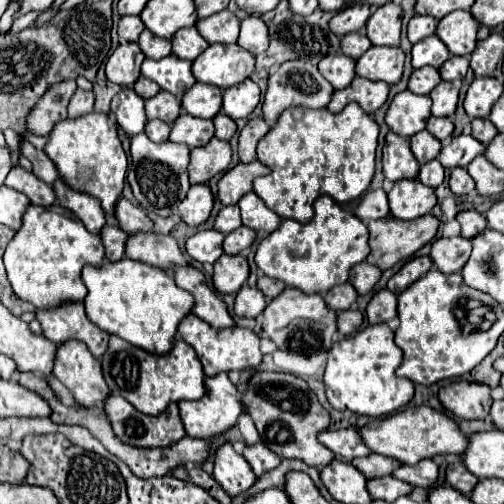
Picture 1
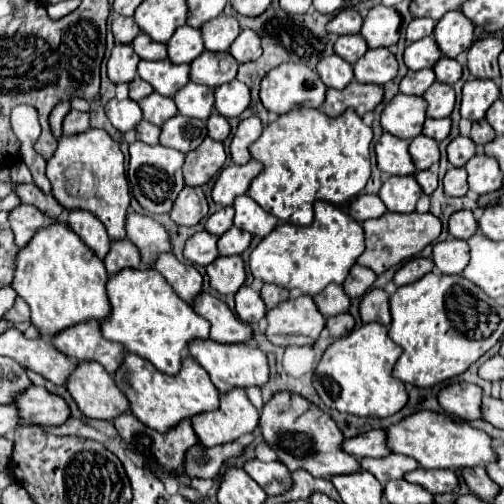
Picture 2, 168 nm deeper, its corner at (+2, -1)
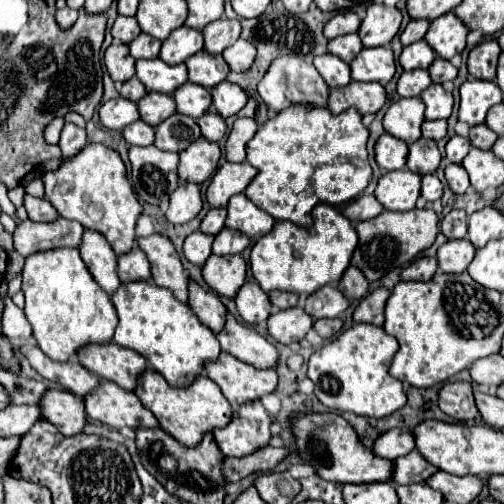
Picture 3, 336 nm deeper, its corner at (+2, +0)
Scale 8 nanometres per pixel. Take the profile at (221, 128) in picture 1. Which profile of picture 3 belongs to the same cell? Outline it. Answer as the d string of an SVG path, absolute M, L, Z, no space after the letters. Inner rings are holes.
M205 112L205 114L197 120L197 124L199 124L199 128L201 128L203 138L207 138L207 140L211 140L211 142L221 140L221 138L225 136L225 130L227 130L225 120L223 120L217 112Z

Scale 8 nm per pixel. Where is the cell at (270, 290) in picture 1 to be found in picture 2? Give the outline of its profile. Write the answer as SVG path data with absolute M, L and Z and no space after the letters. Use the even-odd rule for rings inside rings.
M265 283L263 289L261 289L261 299L265 301L267 309L273 309L273 307L279 305L281 301L285 301L287 297L289 297L289 291L283 289L283 287L279 287L279 285L269 285L269 283Z

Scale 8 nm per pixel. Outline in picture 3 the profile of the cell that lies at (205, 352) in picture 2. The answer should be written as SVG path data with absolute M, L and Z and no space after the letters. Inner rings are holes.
M225 352L219 354L217 362L209 362L205 366L205 374L221 388L223 396L235 410L275 392L279 384L275 370L257 370Z

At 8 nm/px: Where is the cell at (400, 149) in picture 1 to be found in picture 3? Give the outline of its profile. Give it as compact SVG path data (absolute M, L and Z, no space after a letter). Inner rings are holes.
M385 132L375 144L375 160L385 172L401 170L407 162L407 144Z

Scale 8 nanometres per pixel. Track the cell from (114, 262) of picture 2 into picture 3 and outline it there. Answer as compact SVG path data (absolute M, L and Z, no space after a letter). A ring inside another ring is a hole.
M137 246L127 254L119 258L119 278L121 282L137 282L137 280L151 280L151 266L145 256Z

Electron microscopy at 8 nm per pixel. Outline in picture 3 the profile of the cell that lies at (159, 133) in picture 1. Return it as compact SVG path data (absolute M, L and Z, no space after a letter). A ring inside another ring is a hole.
M137 120L123 130L123 138L129 146L151 146L155 140L155 130L143 120Z

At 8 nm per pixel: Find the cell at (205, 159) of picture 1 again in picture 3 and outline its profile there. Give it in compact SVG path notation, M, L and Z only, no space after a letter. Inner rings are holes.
M197 138L179 154L179 180L203 184L219 164L221 148L217 142Z

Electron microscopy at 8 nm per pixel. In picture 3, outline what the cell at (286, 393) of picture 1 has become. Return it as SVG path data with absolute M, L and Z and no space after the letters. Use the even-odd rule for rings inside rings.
M297 414L293 422L293 432L297 440L297 452L301 458L317 468L323 480L337 484L371 484L371 482L391 482L395 464L387 458L377 456L367 450L353 426L337 414Z

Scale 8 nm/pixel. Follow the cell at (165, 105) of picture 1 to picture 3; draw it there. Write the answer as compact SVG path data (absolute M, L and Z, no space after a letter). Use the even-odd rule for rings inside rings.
M149 92L137 102L137 108L143 122L147 122L149 126L157 126L175 112L175 100L169 94Z

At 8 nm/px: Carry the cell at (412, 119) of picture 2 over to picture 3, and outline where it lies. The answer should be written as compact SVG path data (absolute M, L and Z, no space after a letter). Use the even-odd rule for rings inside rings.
M401 98L389 106L383 118L383 126L395 138L413 144L421 138L421 124L423 124L423 110L425 104L421 98Z

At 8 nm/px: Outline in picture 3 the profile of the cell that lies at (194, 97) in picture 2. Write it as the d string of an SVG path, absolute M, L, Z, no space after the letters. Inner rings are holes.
M185 82L181 88L177 88L173 98L177 102L177 112L191 116L191 118L203 116L211 106L209 90L197 86L197 84L191 84L191 82Z

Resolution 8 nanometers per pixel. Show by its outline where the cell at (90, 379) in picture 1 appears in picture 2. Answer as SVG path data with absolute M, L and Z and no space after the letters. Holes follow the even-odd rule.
M79 361L65 387L87 417L111 421L129 411L129 401L97 361Z

